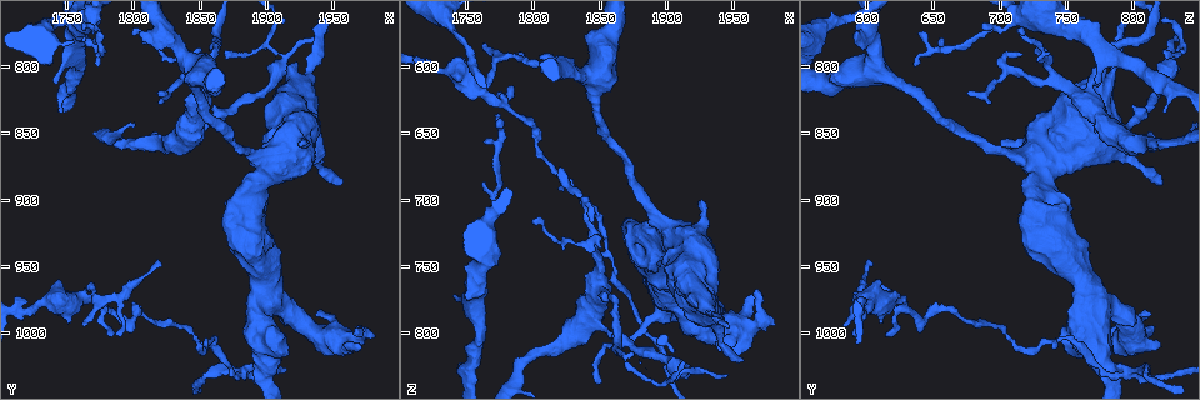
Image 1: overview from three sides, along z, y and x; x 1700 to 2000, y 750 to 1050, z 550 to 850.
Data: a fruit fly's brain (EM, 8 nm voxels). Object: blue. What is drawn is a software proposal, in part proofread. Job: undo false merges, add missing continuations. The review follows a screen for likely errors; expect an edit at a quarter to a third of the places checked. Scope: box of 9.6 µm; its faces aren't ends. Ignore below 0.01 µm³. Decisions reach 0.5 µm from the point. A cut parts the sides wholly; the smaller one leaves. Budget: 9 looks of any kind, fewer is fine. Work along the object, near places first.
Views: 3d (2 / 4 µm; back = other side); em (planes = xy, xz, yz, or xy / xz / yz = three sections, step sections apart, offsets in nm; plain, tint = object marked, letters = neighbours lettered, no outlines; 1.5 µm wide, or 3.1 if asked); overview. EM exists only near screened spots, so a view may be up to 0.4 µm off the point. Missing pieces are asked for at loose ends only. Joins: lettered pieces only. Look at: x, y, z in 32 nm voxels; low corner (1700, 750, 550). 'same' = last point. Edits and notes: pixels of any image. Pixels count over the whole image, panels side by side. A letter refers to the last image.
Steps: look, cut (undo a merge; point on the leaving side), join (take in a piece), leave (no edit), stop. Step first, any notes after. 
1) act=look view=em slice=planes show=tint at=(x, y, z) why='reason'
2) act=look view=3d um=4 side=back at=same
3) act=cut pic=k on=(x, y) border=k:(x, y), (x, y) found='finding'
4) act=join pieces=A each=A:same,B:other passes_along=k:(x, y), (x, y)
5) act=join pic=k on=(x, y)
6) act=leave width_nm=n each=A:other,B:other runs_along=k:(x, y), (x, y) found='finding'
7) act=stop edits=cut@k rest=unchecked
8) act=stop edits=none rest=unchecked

act=look view=em slice=planes show=letters at=(1772, 772, 640) why='thin end'

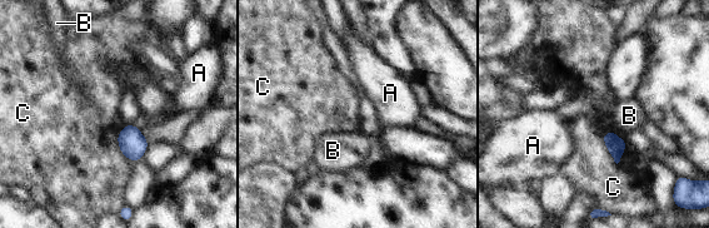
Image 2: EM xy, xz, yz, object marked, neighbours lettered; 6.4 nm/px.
act=leave each=A:other,B:other,C:other border=2:(608, 130), (603, 142), (617, 164) found='no lettered piece goes on from it'

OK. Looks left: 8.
act=look view=3d um=4 at=(1826, 778, 600) why='arms part here'

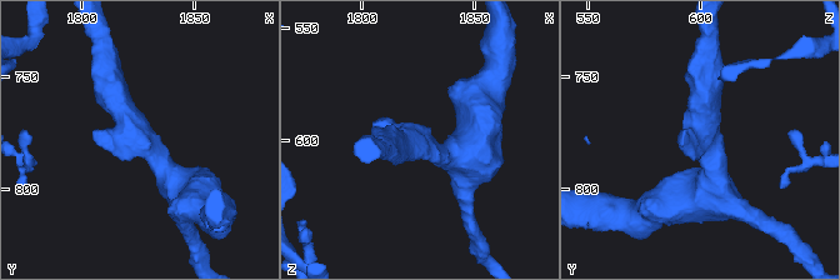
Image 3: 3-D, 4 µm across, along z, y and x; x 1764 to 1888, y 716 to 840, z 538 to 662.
act=look view=em slice=planes show=letters at=(1826, 777, 602) why='shape alone is not enough'

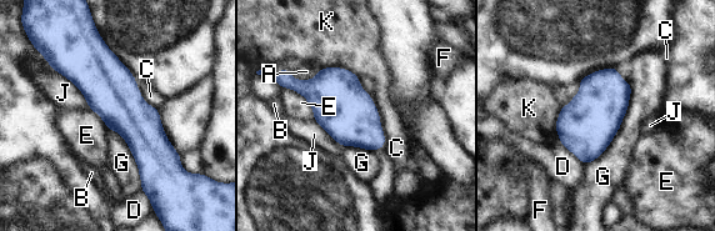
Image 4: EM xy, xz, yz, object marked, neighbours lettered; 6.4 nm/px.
act=leave width_nm=320 each=A:other,B:other,C:other,D:other,E:other,F:other,G:other,J:other,K:other runs_along=4:(98, 45), (146, 139), (145, 184) found='one neuron here'

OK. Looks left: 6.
act=look view=3d um=4 at=(1912, 798, 826) why='sudden change in width'

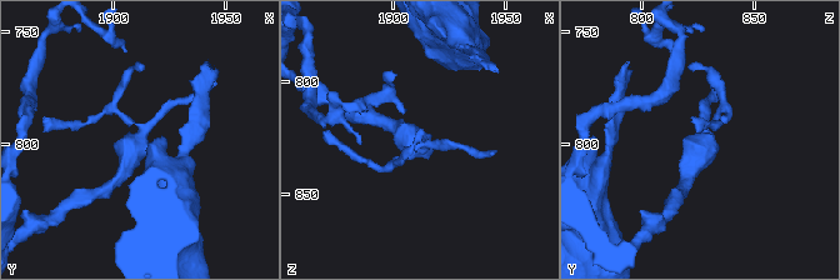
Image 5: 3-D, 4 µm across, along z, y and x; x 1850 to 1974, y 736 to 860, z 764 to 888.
act=look view=em slice=planes show=letters at=(1910, 797, 828)

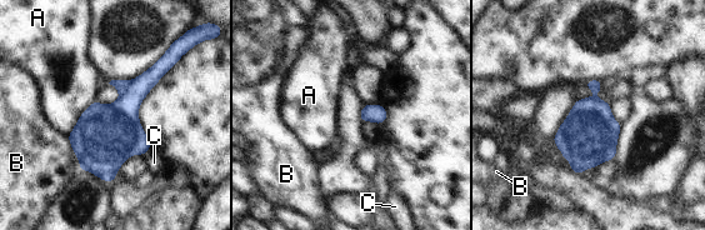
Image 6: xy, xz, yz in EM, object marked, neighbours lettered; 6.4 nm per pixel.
act=cut pic=6 on=(120, 85) each=A:other,B:other,C:other found='two neurons meet here'

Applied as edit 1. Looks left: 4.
act=look view=overview

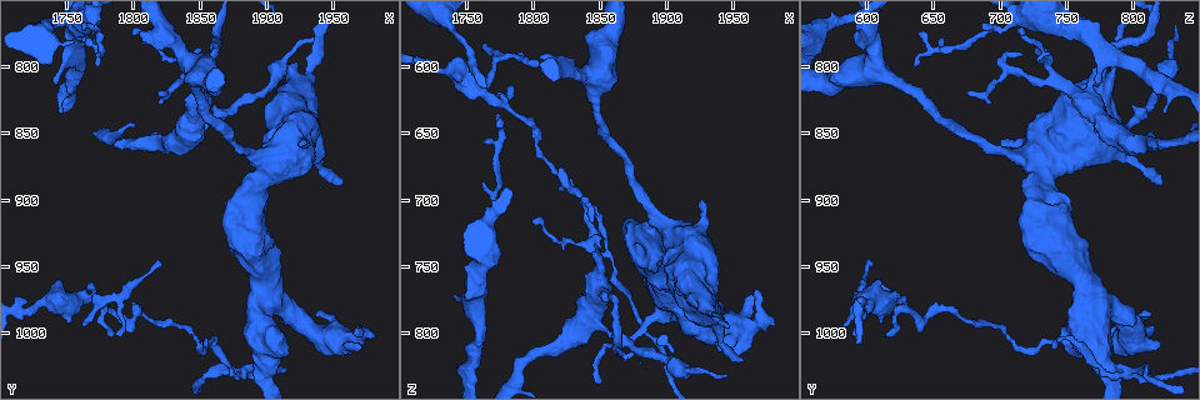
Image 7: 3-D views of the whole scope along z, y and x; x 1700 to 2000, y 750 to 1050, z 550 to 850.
act=look view=3d um=4 at=(1958, 888, 820) why='long arm stops here'

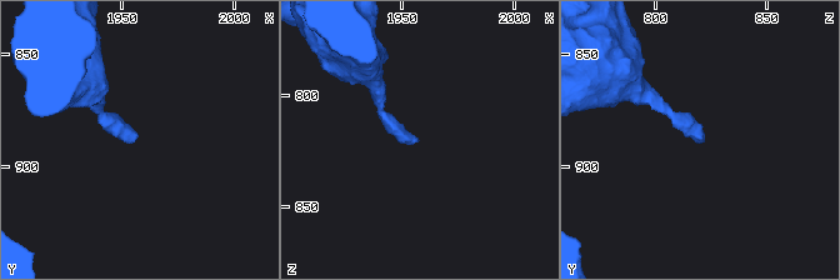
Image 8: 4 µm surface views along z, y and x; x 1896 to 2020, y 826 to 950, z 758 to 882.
act=look view=em slice=planes show=tint at=(1958, 888, 821)

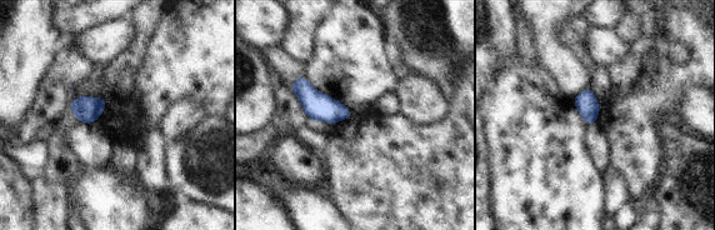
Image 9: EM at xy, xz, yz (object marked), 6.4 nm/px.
act=look view=em slice=planes show=letters at=same

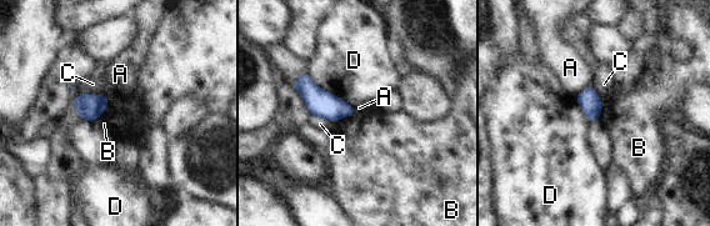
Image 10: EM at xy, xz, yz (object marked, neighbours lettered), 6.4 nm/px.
act=leave width_nm=130 each=A:other,B:other,C:other,D:other border=10:(308, 73), (319, 86), (345, 101) found='none of them fits'

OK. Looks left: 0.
act=stop edits=cut@6 rest=unchecked

